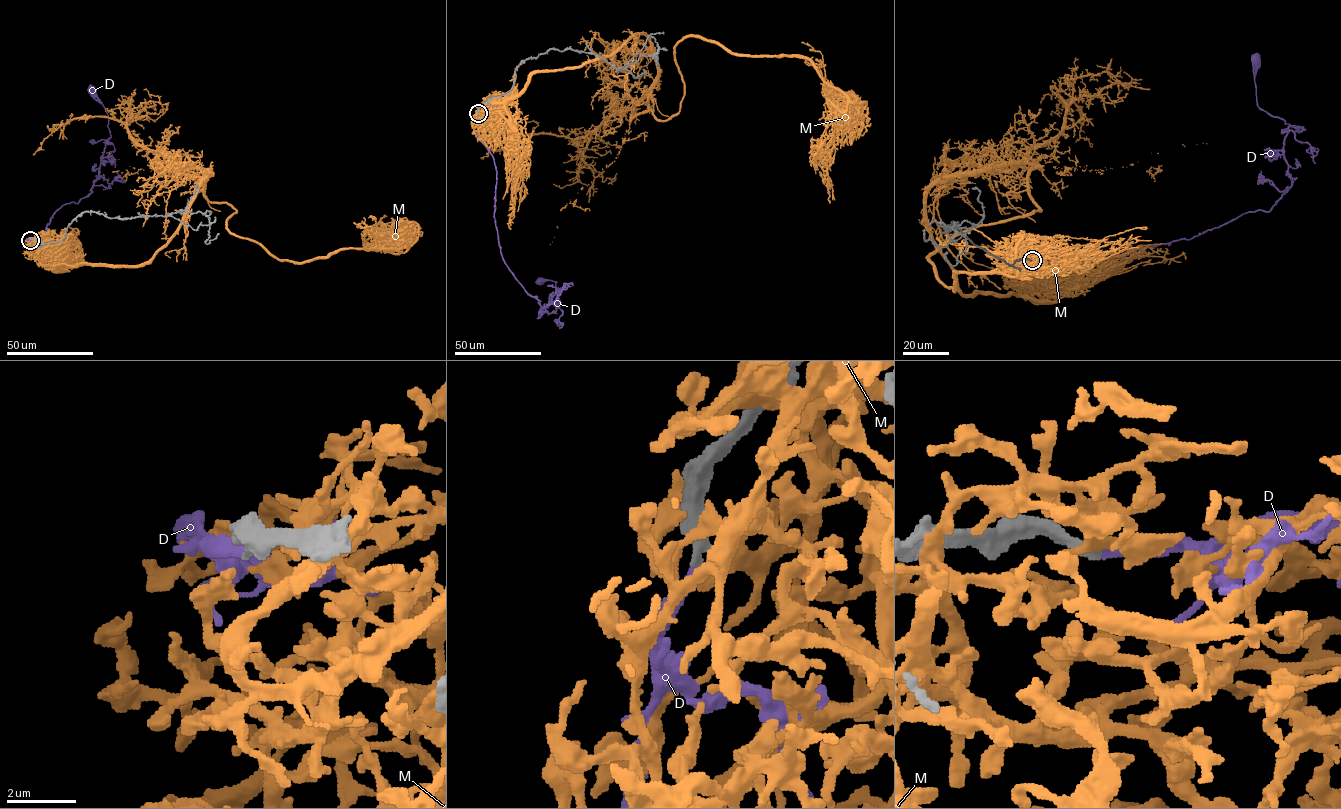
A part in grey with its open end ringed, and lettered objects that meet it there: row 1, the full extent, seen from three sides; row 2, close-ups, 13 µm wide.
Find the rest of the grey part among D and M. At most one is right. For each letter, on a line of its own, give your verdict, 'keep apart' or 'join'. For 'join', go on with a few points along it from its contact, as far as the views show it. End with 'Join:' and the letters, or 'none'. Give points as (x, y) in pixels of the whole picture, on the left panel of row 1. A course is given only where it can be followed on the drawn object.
D: join | via (30, 240), (47, 241), (53, 214), (91, 192), (111, 136), (108, 115), (93, 91)
M: keep apart
Join: D

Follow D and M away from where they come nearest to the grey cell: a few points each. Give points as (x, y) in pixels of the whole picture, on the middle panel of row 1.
D: (478, 113), (475, 132), (496, 173), (501, 255), (542, 308), (556, 306), (556, 281), (541, 281)
M: (479, 112), (633, 35), (657, 77), (631, 118), (679, 111), (688, 36), (804, 57), (837, 102), (834, 200)

